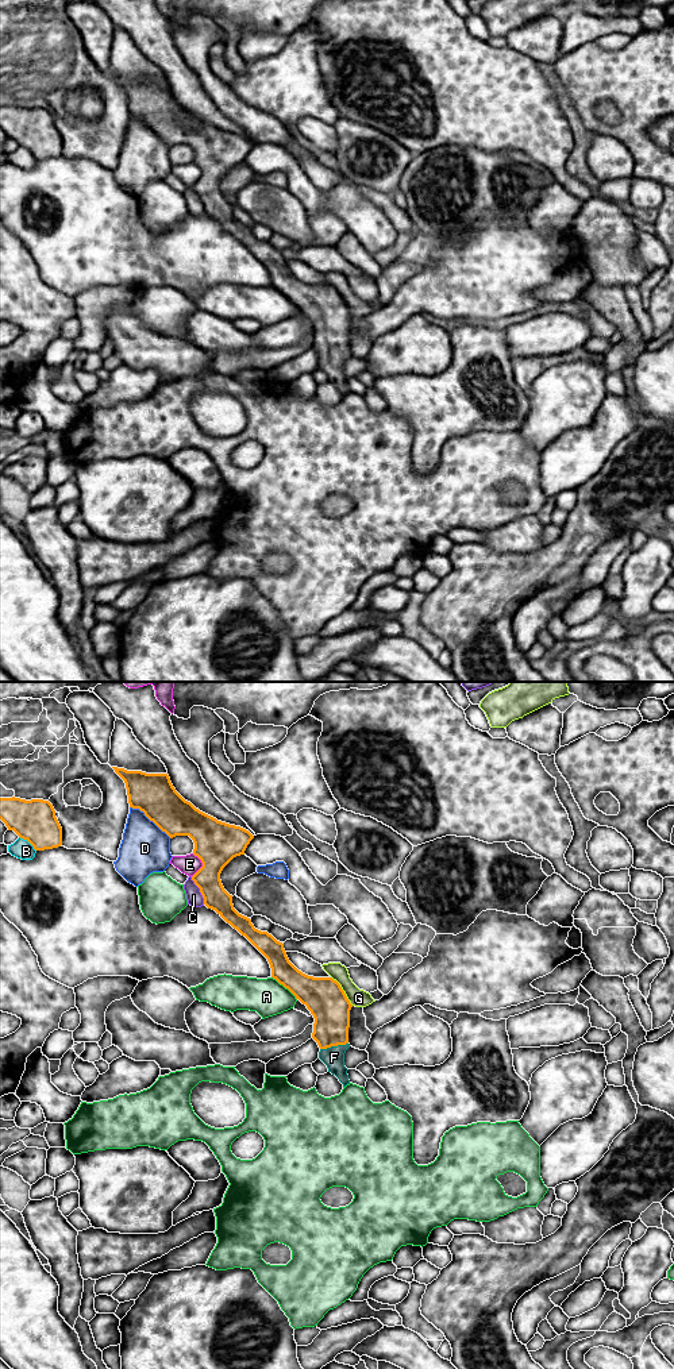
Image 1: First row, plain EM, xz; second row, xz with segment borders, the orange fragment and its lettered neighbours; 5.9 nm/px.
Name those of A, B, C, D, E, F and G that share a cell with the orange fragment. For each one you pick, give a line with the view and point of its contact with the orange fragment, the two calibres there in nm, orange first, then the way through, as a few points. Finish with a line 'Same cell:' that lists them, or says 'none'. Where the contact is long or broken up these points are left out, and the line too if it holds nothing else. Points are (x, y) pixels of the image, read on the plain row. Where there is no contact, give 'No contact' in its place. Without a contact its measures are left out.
F: Touches orange at xz (334, 354). Thickness 240 nm (orange) against 130 nm. Path across: xz (328, 313), (331, 317), (334, 354), (334, 366)
Same cell: F

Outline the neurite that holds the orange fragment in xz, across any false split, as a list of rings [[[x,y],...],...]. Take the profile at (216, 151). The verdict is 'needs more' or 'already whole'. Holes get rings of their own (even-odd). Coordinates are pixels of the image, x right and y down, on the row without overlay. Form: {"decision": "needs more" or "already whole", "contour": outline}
{"decision": "needs more", "contour": [[[118,76],[112,77],[126,92],[130,116],[143,120],[145,124],[170,147],[176,144],[189,144],[193,149],[193,163],[201,169],[203,176],[192,185],[192,189],[200,197],[204,213],[215,219],[227,232],[244,244],[267,267],[271,277],[271,286],[307,315],[315,327],[312,347],[320,356],[319,367],[327,374],[328,381],[339,387],[343,396],[350,393],[348,378],[344,375],[344,362],[350,356],[348,336],[353,313],[340,293],[332,286],[313,286],[299,279],[289,270],[282,251],[277,250],[267,240],[255,238],[250,227],[239,223],[234,217],[232,204],[230,204],[222,193],[220,182],[223,177],[234,166],[244,163],[254,144],[240,135],[217,130],[196,117],[176,100],[167,82],[146,82]]]}

